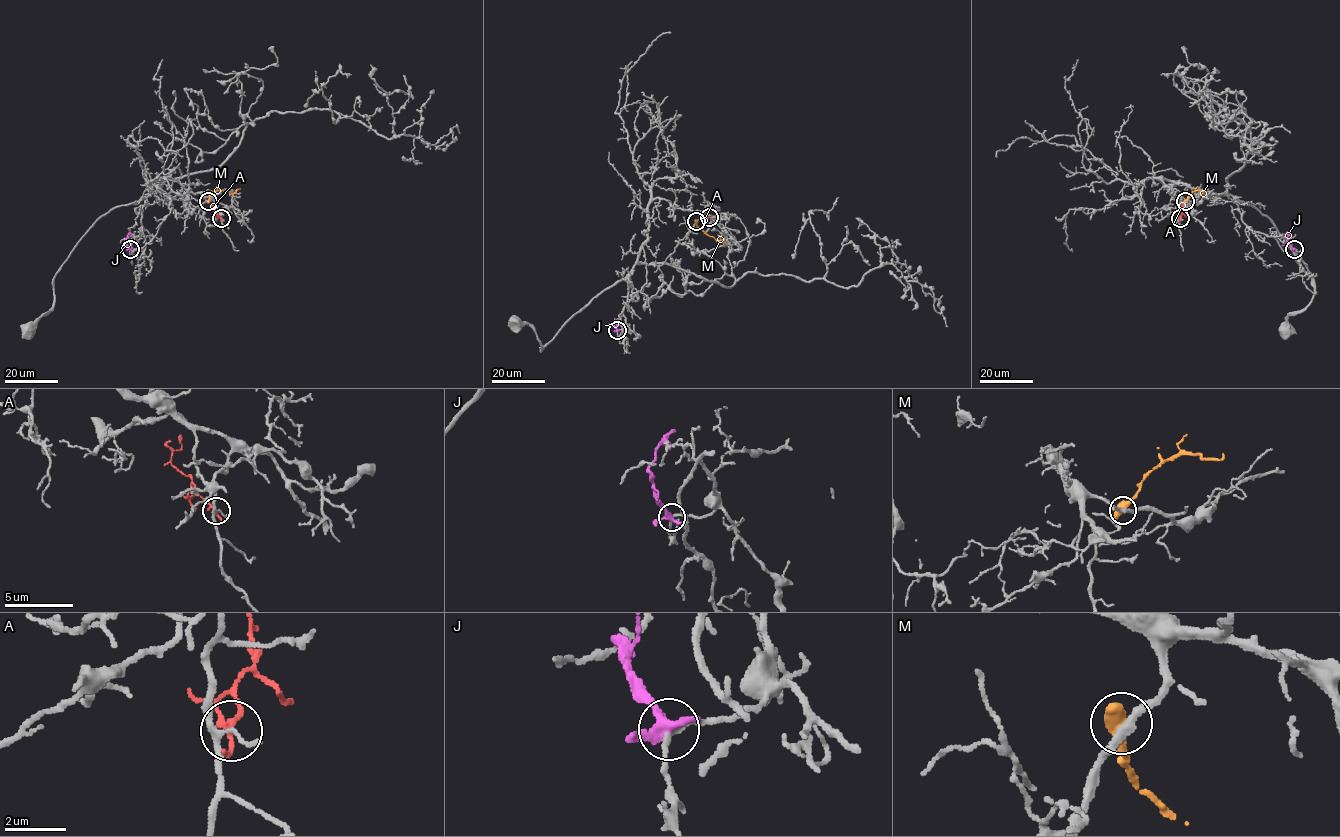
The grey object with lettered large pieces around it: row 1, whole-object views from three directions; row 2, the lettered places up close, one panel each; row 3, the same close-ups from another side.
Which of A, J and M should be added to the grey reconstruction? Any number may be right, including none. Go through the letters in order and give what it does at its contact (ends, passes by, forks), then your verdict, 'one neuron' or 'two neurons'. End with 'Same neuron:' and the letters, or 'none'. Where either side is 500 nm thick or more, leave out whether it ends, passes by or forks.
A: it ends there; two neurons
J: it passes by; two neurons
M: two neurons
Same neuron: none

